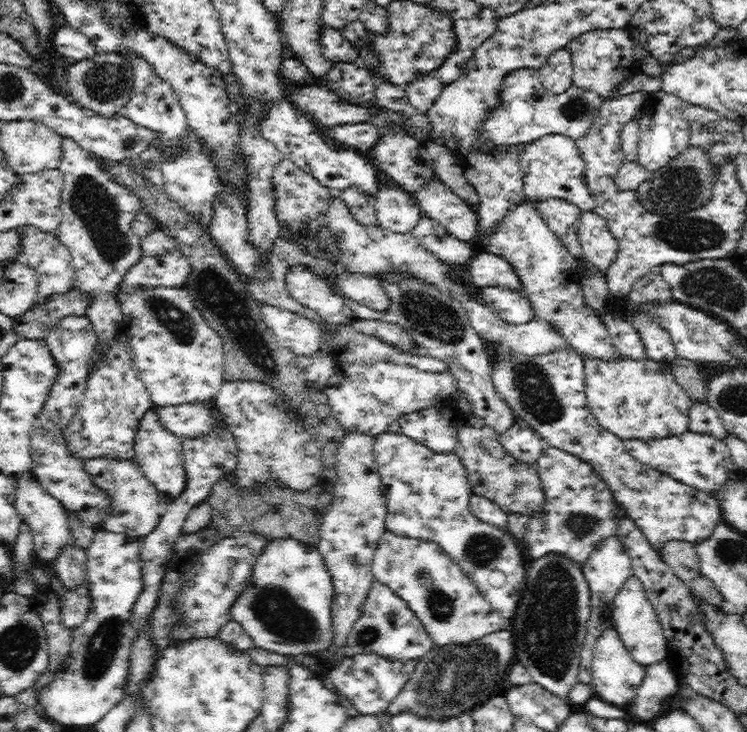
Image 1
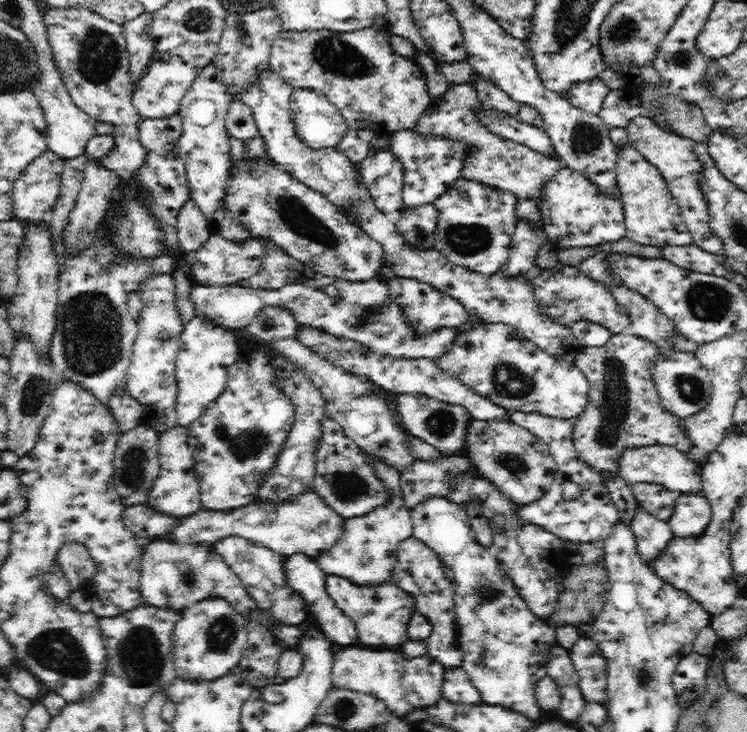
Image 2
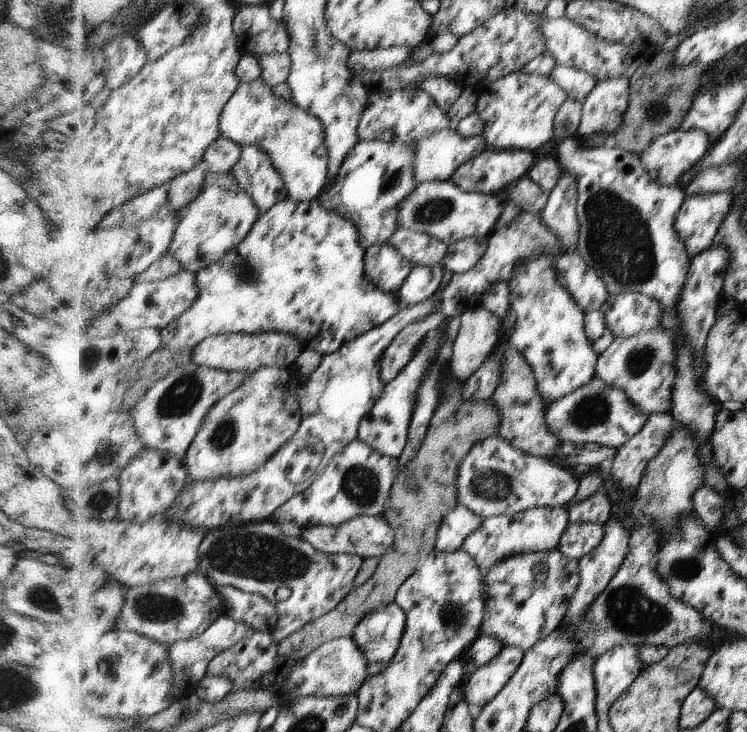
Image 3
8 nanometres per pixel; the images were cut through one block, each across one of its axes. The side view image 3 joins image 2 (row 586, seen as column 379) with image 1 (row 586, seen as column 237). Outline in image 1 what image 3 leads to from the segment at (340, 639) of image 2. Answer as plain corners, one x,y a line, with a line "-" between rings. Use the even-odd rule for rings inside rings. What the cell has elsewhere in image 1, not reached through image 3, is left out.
296,539
268,540
254,564
254,574
240,600
234,606
234,618
250,632
256,647
286,656
316,655
332,642
331,604
334,598
332,579
322,553

